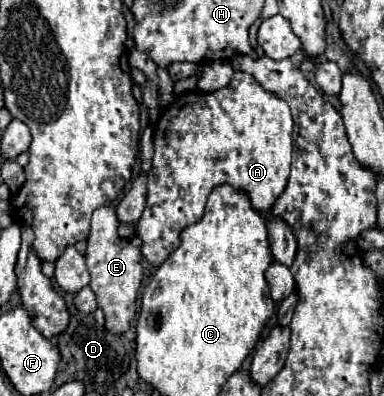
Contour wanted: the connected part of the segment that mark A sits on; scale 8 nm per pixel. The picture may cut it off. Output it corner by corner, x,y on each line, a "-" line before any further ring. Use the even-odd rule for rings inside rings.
236,71
230,85
204,93
204,91
188,91
174,99
170,109
164,109
160,121
154,129
154,159
152,173
148,175
148,195
146,209
136,223
136,233
142,239
142,255
144,259
158,267
162,265
170,253
180,243
180,233
202,219
206,199
210,191
218,185
232,185
238,191
244,191
250,197
250,203
256,211
268,211
278,195
284,191
288,175
290,175
290,155
292,155
292,115
288,103
278,99
276,95
264,91
260,83
248,73

